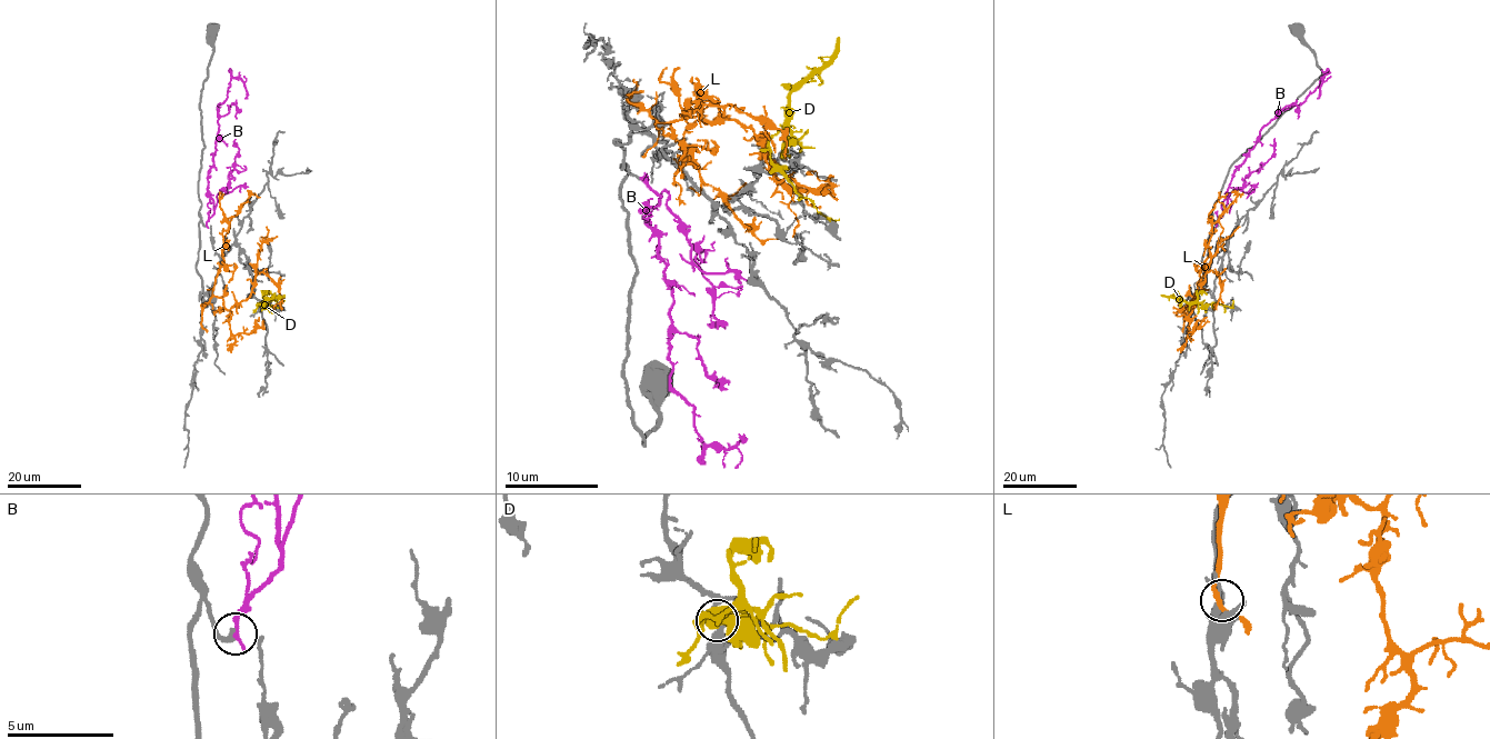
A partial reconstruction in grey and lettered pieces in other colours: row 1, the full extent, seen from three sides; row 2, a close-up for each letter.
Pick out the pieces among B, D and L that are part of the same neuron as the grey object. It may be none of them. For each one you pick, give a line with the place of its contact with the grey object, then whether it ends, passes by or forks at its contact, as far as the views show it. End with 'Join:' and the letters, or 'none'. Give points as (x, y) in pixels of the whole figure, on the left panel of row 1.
B: contact (207, 225); it ends
Join: B

